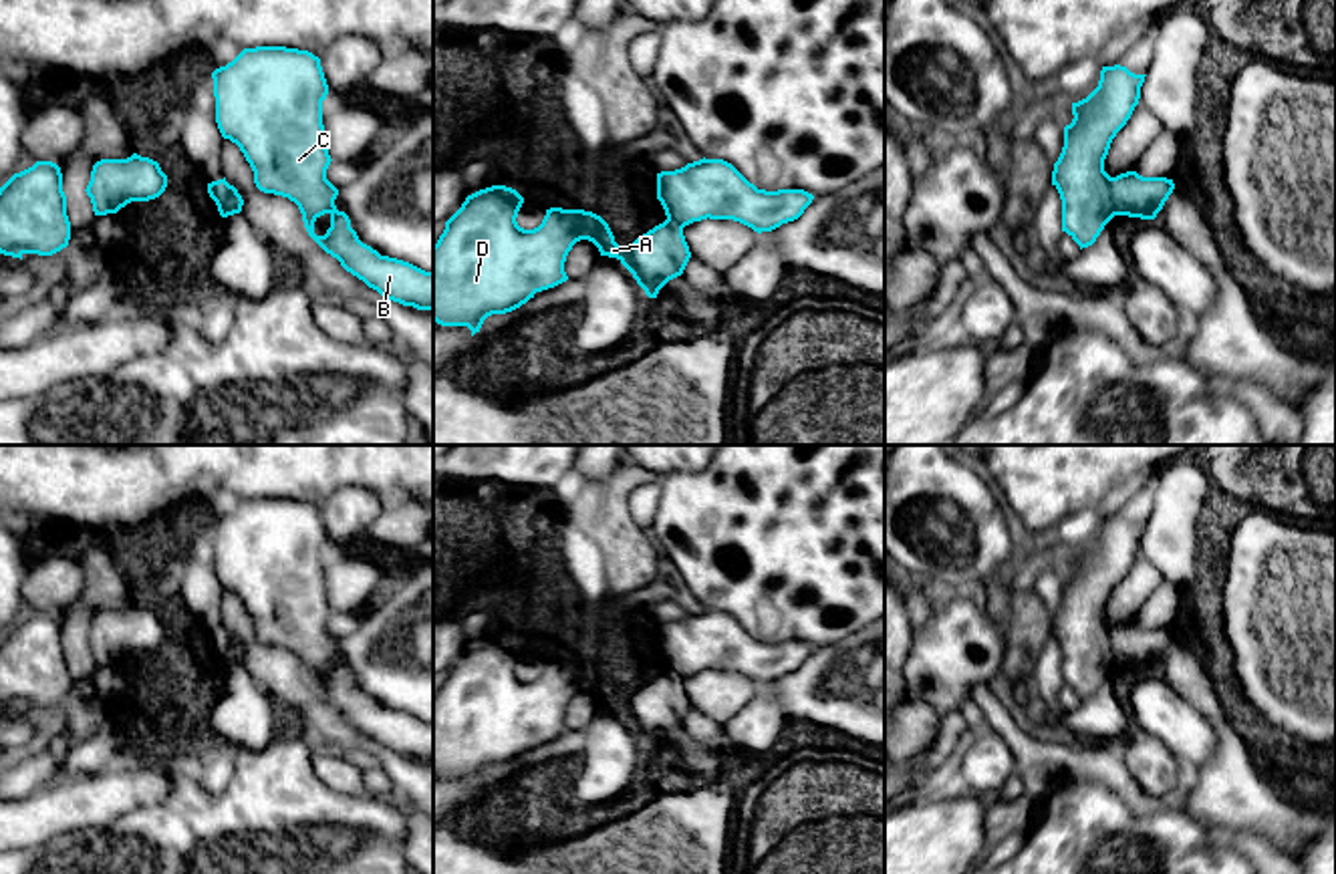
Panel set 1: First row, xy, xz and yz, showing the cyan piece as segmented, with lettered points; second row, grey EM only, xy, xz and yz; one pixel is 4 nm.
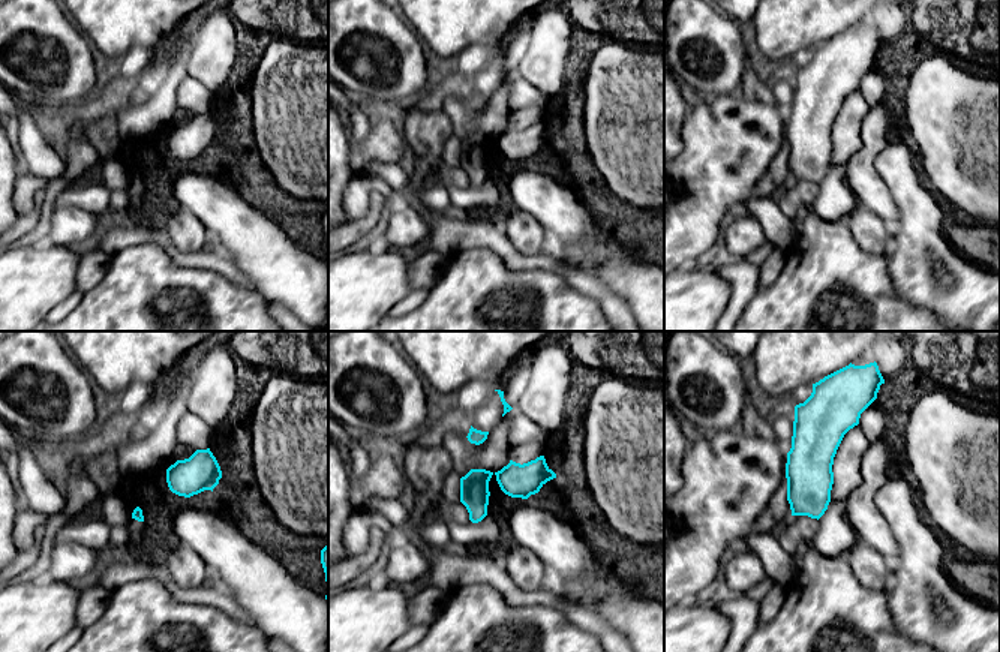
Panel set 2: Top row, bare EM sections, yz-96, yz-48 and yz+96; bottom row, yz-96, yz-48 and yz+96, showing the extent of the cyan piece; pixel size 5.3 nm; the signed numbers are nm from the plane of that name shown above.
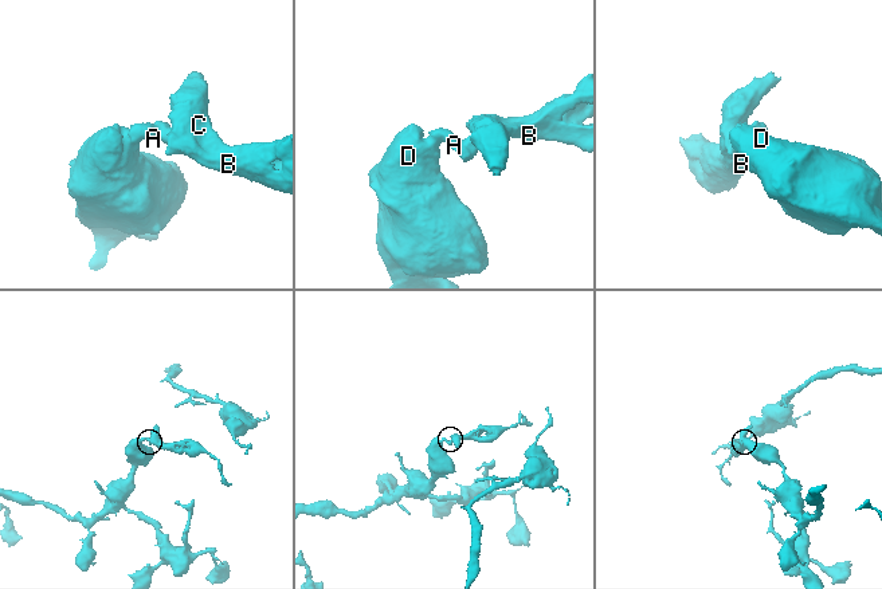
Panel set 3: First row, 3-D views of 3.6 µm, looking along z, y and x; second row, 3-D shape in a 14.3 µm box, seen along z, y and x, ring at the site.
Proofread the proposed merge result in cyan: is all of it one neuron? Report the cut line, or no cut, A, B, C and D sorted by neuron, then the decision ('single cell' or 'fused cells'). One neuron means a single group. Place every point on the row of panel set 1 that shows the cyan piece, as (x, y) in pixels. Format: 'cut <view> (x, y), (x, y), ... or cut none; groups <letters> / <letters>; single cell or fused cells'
cut yz (1111, 178), (1111, 196), (1119, 214); groups A D / B C; fused cells

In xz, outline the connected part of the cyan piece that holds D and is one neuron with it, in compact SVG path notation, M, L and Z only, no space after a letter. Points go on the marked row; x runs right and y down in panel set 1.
M492 185L467 195L445 222L433 246L437 324L467 326L474 336L488 316L566 282L564 262L580 240L617 258L649 298L681 276L691 258L683 228L671 220L621 248L609 224L584 209L550 207L538 228L524 230L516 222L522 203L516 189Z

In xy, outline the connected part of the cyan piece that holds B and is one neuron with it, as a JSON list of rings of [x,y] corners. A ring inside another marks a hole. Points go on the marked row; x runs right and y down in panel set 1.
[[[286,46],[244,48],[212,79],[218,129],[244,153],[256,187],[294,201],[308,236],[369,288],[403,306],[433,310],[433,272],[363,244],[335,205],[339,189],[326,179],[332,159],[322,125],[328,85],[320,58]],[[324,213],[330,228],[316,236],[314,222]]]

